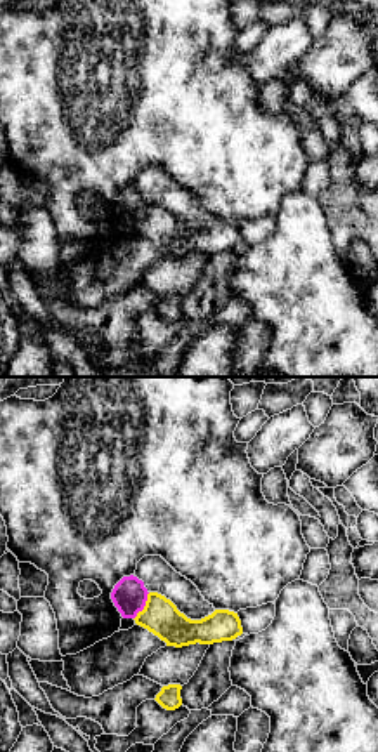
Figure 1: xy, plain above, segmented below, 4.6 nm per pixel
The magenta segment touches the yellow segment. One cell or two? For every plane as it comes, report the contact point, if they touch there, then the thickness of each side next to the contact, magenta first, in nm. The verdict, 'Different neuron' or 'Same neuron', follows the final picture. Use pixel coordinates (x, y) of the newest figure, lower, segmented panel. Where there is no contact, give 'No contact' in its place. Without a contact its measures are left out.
Touches magenta at (144, 605). Thickness 160 nm (magenta) against 170 nm

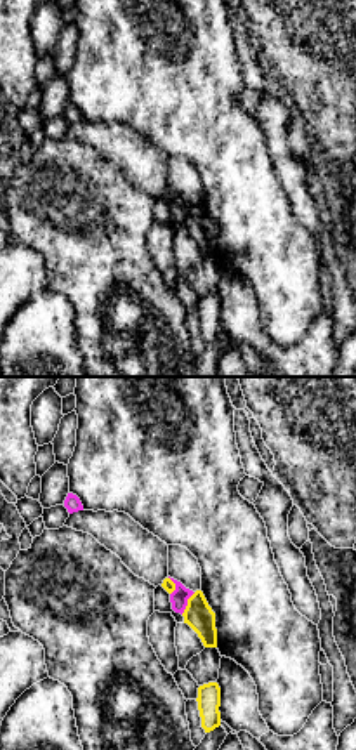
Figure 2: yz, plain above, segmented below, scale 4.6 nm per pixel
Touches magenta at (186, 603). Thickness 80 nm (magenta) against 140 nm

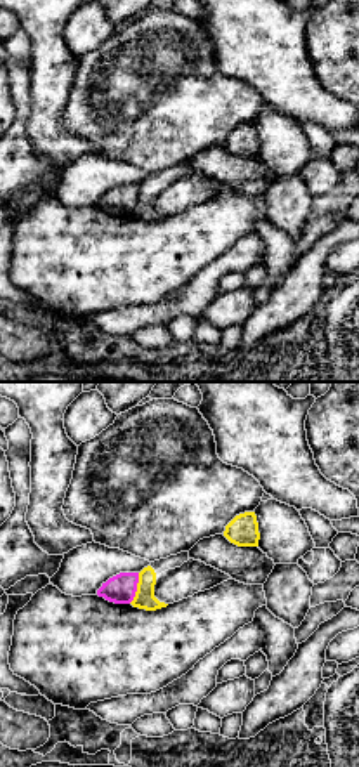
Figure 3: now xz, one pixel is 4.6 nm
Touches magenta at (136, 589). Thickness 140 nm (magenta) against 100 nm

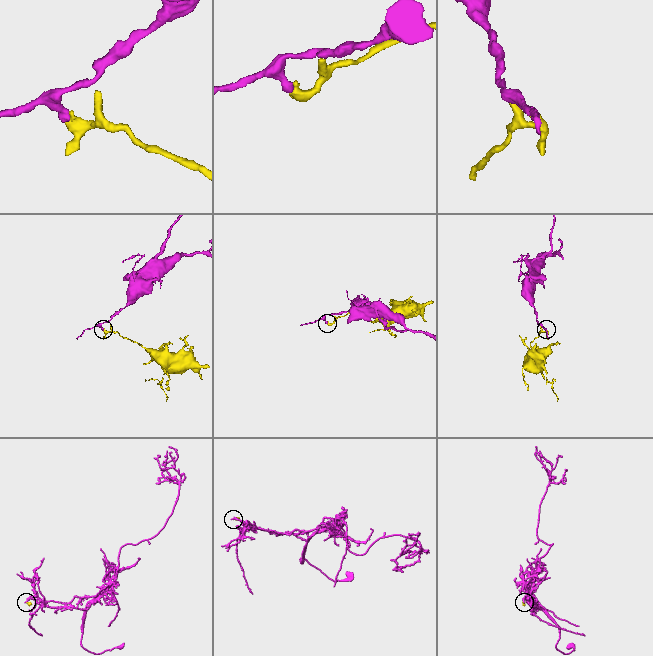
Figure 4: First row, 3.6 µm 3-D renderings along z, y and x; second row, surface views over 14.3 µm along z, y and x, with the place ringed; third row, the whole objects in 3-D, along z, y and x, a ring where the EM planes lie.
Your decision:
Different neuron

